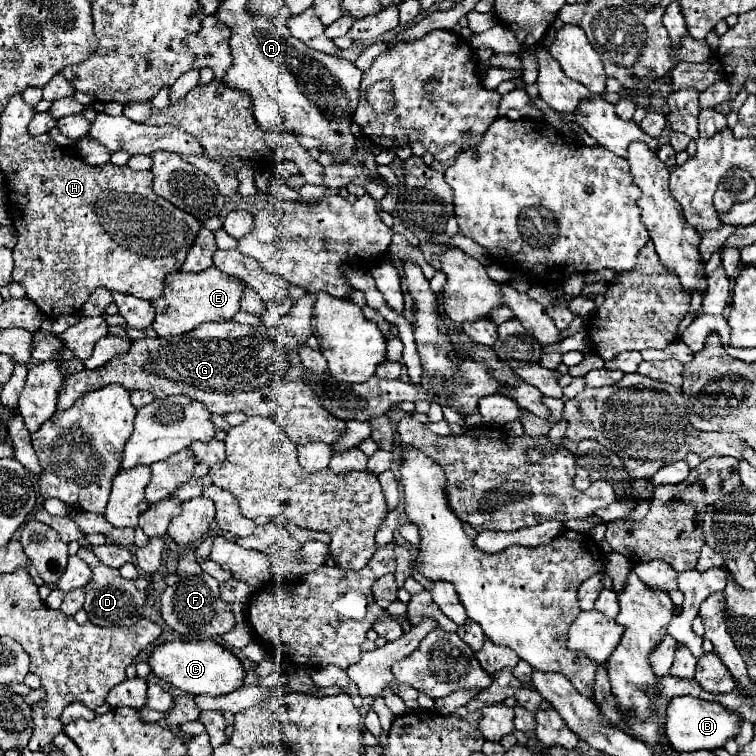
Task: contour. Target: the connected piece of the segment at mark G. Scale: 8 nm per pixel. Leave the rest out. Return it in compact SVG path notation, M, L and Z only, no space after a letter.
M313 294L299 298L289 310L299 314L283 316L275 328L263 324L253 328L237 322L209 322L181 336L133 340L129 352L115 356L109 364L69 374L57 406L59 410L67 410L79 396L91 390L121 384L127 392L147 390L155 398L185 394L203 402L213 414L243 412L247 416L271 418L295 446L309 442L333 444L343 434L345 420L329 414L317 394L305 384L305 366L297 354L299 344L305 344L307 336L311 336L311 322L297 320L311 320L313 302Z

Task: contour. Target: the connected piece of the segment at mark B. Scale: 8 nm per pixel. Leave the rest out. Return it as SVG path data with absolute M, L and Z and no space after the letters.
M679 696L671 698L665 710L665 734L667 744L675 752L697 752L697 750L713 750L723 746L727 740L735 738L739 732L739 722L735 712L729 712L717 702L707 702L701 698Z

